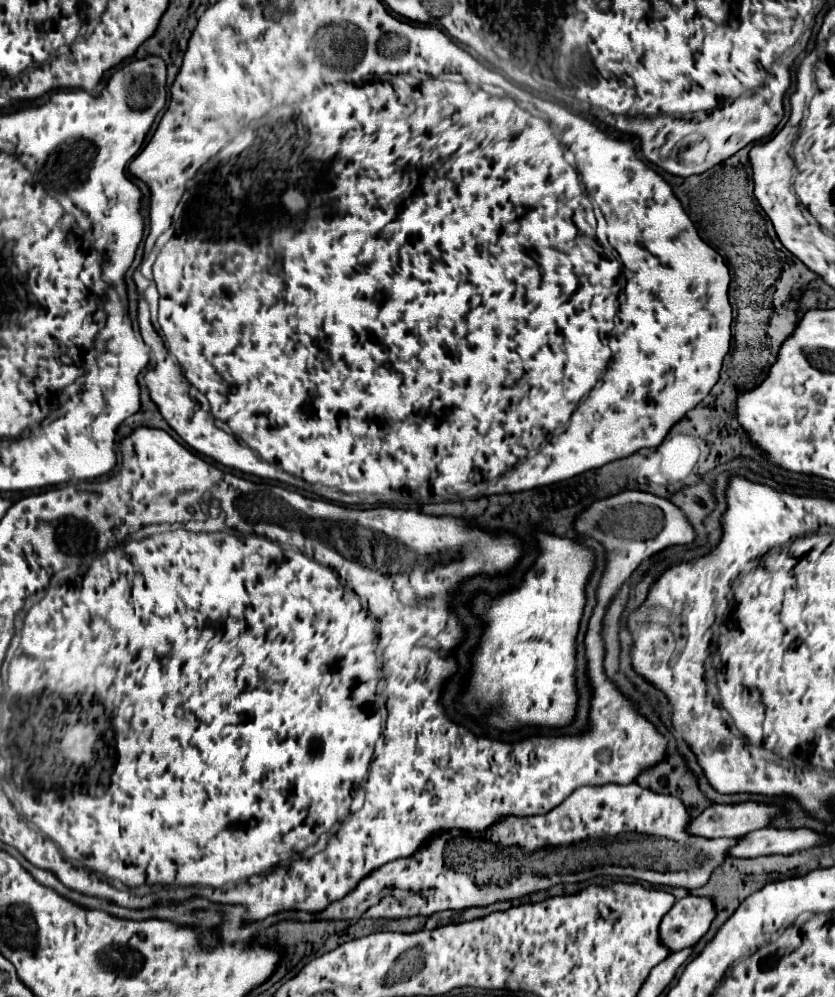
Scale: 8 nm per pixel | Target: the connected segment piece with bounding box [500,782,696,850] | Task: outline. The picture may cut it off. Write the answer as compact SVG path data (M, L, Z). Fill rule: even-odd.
M606 784L606 786L582 786L574 790L560 806L550 810L544 816L530 818L506 818L500 822L500 844L504 846L552 846L552 844L572 844L586 838L604 838L622 832L638 832L664 836L674 842L690 842L696 840L686 832L686 824L690 816L684 804L674 796L656 794L638 784Z

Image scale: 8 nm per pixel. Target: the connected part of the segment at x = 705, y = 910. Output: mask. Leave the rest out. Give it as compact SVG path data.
M686 896L678 900L674 908L662 918L660 942L670 952L694 946L708 932L714 914L712 900L698 896Z

